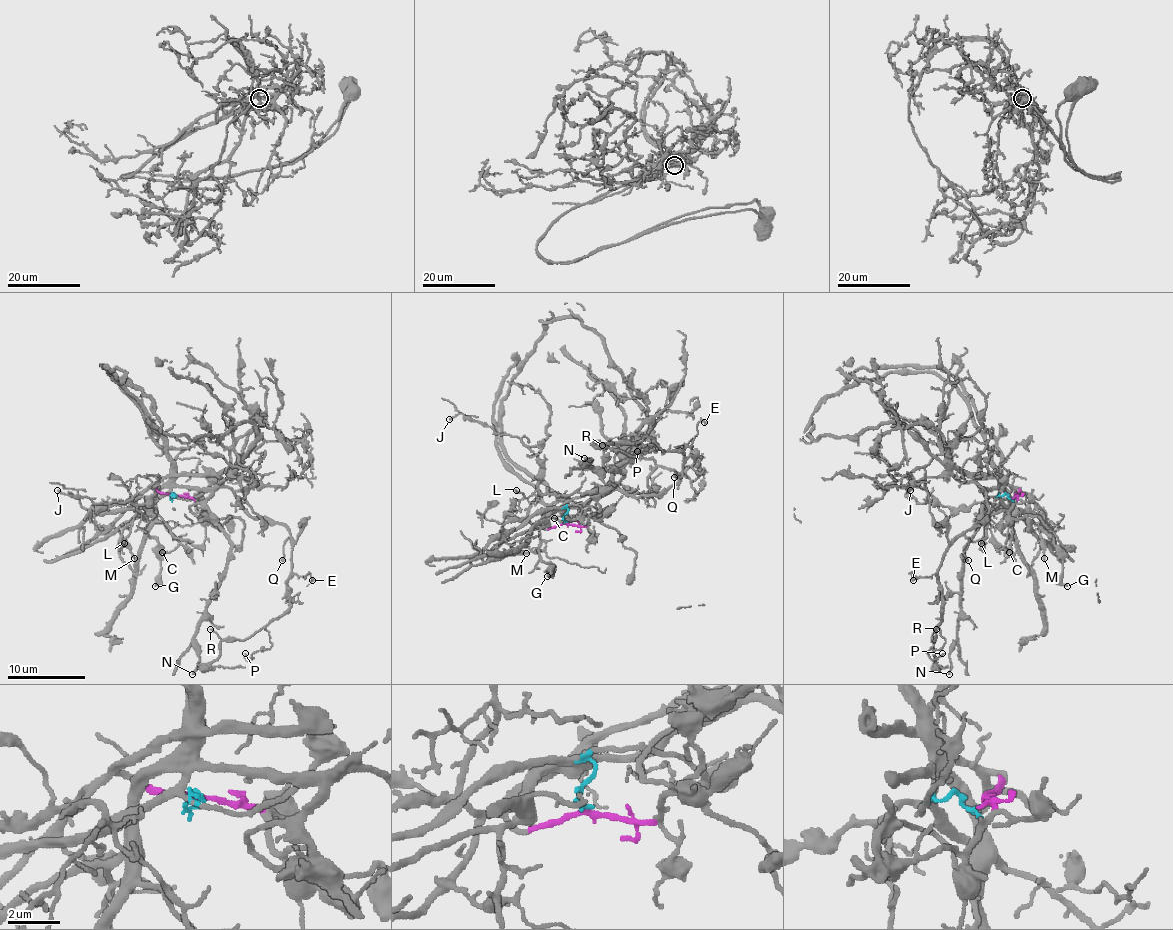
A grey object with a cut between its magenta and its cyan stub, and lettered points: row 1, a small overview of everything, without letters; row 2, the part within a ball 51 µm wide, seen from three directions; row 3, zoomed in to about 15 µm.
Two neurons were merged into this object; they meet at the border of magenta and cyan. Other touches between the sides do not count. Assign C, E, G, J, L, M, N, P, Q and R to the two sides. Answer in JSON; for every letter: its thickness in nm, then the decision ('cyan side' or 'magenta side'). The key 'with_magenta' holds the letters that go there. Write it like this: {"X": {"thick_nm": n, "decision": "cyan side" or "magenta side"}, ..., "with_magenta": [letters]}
{"C": {"thick_nm": 110, "decision": "cyan side"}, "E": {"thick_nm": 130, "decision": "cyan side"}, "G": {"thick_nm": 180, "decision": "cyan side"}, "J": {"thick_nm": 100, "decision": "magenta side"}, "L": {"thick_nm": 130, "decision": "magenta side"}, "M": {"thick_nm": 130, "decision": "magenta side"}, "N": {"thick_nm": 160, "decision": "magenta side"}, "P": {"thick_nm": 100, "decision": "cyan side"}, "Q": {"thick_nm": 130, "decision": "cyan side"}, "R": {"thick_nm": 110, "decision": "cyan side"}, "with_magenta": ["J", "L", "M", "N"]}

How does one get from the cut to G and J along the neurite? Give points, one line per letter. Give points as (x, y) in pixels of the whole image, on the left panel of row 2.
G: (174, 498), (162, 487), (147, 516), (147, 532), (154, 537), (160, 559), (154, 586)
J: (174, 496), (151, 489), (135, 498), (141, 496), (147, 508), (145, 504), (92, 502), (86, 496), (57, 491)

